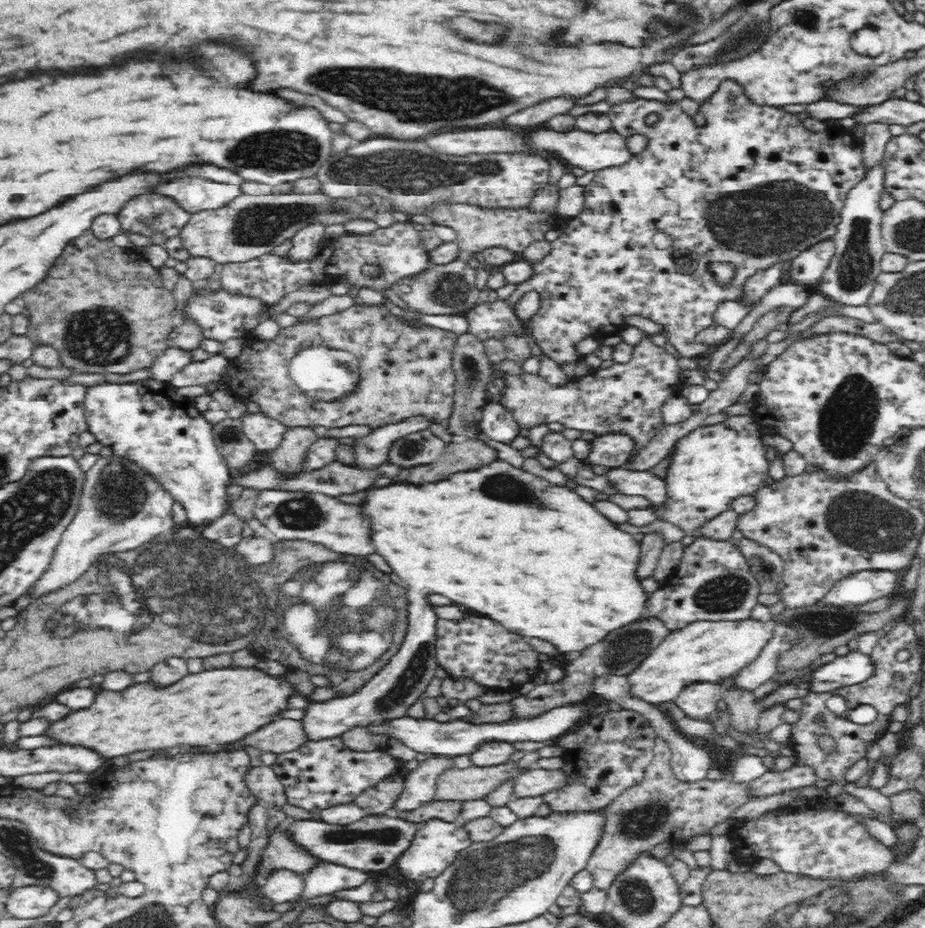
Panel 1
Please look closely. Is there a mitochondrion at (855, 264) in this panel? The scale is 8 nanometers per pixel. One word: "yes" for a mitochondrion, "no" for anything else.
yes

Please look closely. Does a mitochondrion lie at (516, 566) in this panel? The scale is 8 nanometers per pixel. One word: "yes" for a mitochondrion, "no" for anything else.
no

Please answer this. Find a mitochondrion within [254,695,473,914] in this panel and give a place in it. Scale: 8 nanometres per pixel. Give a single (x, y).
(389, 835)

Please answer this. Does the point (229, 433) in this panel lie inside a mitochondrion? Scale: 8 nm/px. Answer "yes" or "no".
yes

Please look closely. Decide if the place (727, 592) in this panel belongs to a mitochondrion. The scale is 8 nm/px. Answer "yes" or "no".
yes

